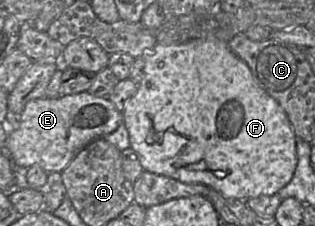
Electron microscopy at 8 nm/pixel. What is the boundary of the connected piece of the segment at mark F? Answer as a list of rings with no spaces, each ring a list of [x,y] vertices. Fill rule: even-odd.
[[[195,39],[179,45],[156,45],[143,56],[145,67],[144,77],[137,85],[137,91],[125,103],[123,123],[128,131],[131,149],[137,154],[145,171],[167,176],[187,184],[202,184],[210,187],[227,198],[248,200],[259,196],[276,194],[292,179],[297,166],[296,141],[293,127],[279,103],[264,91],[254,80],[249,66],[236,56],[227,42],[217,39]]]

